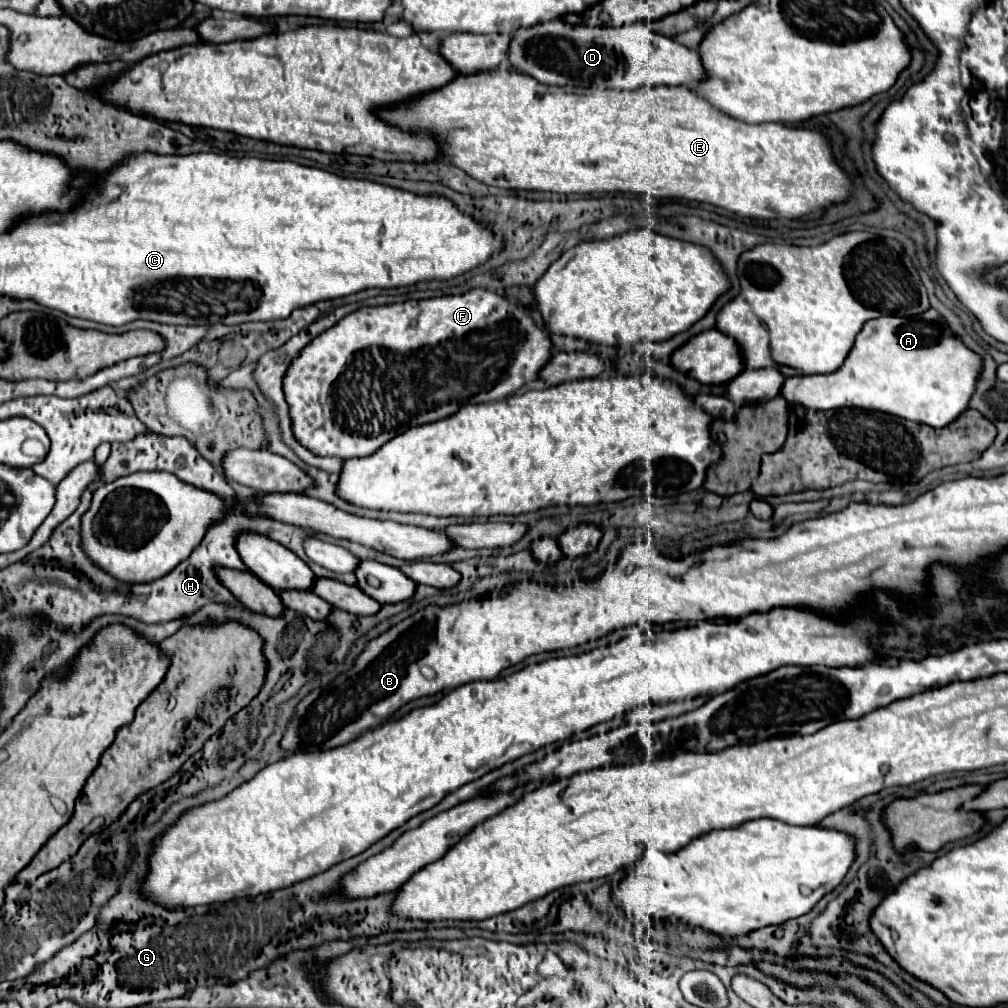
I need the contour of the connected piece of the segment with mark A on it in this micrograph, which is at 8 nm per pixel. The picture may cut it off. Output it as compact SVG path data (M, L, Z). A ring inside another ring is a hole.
M927 310L913 318L901 316L883 316L869 320L847 360L839 370L831 374L815 374L815 376L793 376L785 378L781 386L781 396L789 404L801 404L809 410L831 410L831 408L865 408L865 410L881 410L887 414L895 414L905 420L915 420L927 426L943 428L953 422L961 412L965 412L967 402L975 390L975 382L981 370L981 358L971 352L945 324L945 320L935 312Z

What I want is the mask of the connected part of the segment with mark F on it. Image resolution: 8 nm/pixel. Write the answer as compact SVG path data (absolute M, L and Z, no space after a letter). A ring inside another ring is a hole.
M475 288L459 296L441 296L441 298L429 298L429 300L409 300L403 304L389 304L389 306L375 306L375 308L359 308L345 318L341 318L335 326L313 338L301 354L289 364L285 376L283 376L283 394L289 404L289 416L293 424L293 436L299 444L303 444L309 452L315 456L335 456L341 460L347 458L359 458L369 456L375 450L379 450L385 442L389 442L393 436L399 436L407 432L413 426L421 426L427 422L443 420L445 416L453 416L457 410L461 410L465 404L481 404L481 402L495 402L503 400L505 396L515 394L525 382L537 380L537 372L551 356L551 340L535 324L535 320L529 316L529 312L507 298L493 294L485 288Z

